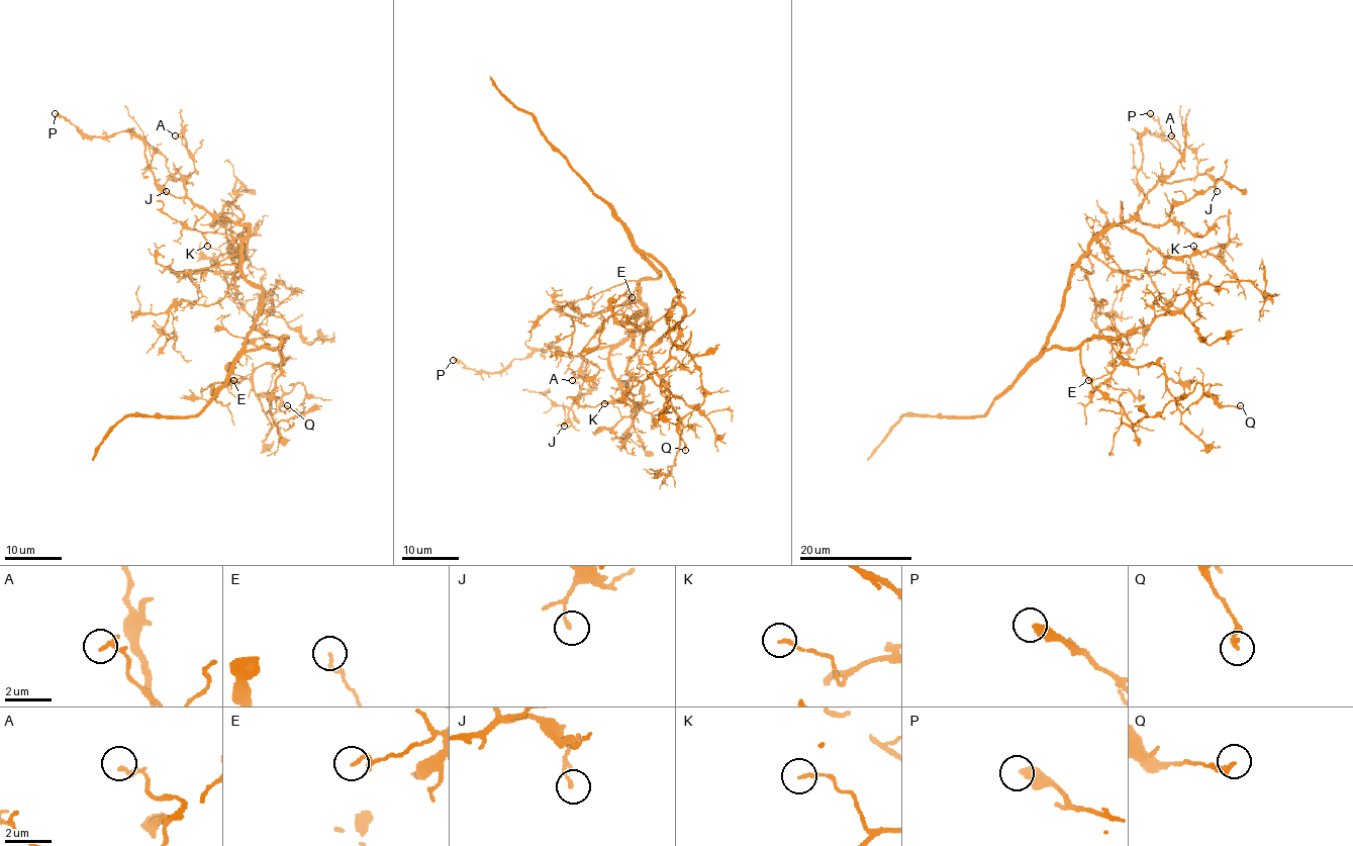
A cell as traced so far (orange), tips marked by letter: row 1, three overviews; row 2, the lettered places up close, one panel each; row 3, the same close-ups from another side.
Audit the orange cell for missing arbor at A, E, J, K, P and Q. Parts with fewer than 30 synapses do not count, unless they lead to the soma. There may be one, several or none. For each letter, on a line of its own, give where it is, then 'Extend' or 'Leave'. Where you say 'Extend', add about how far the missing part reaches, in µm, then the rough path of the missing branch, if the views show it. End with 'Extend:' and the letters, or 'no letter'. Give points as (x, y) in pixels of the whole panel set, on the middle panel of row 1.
A: Place: (572, 380). Leave
E: Place: (632, 297). Leave
J: Place: (564, 426). Leave
K: Place: (604, 403). Leave
P: Place: (453, 360). Leave
Q: Place: (685, 450). Leave
Extend: no letter

